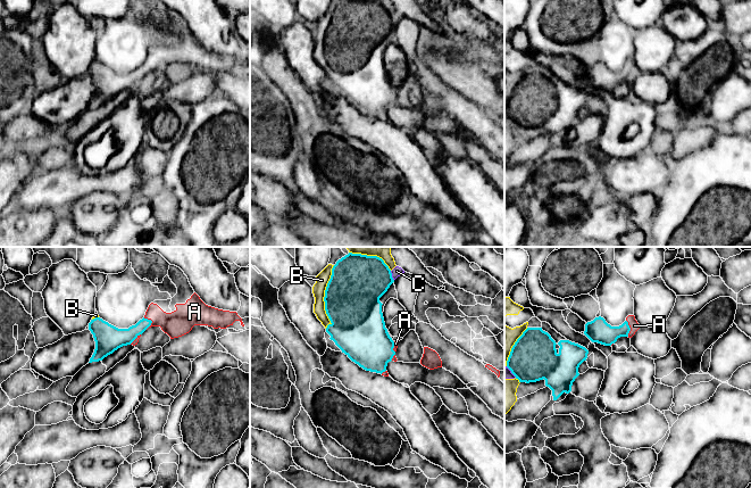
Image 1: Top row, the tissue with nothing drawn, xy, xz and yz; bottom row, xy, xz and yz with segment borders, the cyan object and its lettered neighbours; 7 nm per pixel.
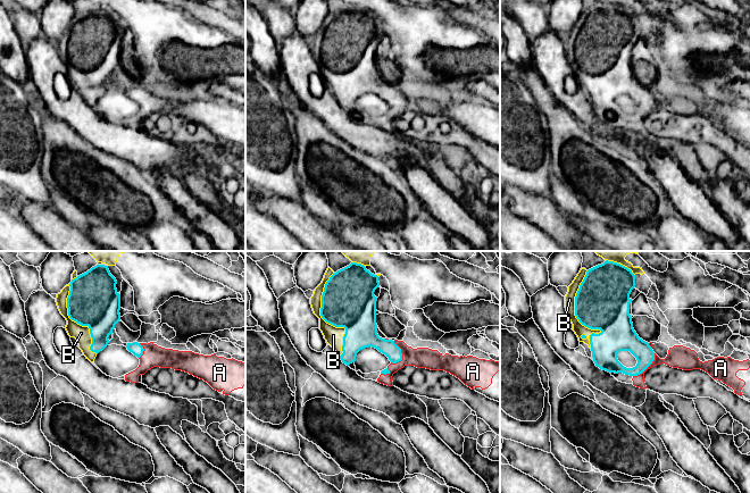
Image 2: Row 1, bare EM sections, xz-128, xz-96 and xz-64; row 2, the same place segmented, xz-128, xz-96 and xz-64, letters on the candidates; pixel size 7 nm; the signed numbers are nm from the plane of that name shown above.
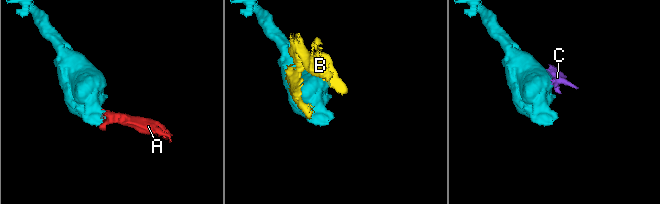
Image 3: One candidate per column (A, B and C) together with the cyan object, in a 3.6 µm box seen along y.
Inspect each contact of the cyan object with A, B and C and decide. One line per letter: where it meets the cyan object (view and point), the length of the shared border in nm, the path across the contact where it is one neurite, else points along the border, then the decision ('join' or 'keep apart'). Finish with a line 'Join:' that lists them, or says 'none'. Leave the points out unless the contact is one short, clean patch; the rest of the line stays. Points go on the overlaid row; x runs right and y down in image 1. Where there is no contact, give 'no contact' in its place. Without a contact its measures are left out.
A: meets cyan in xy at (151, 321); contact 90 nm long; runs through xy (121, 337), (131, 336), (151, 321), (180, 322); join
B: meets cyan in xz at (324, 297); contact 460 nm long; keep apart
C: meets cyan in xz at (391, 275); contact 80 nm long; border along xz (390, 271), (393, 280); keep apart
Join: A

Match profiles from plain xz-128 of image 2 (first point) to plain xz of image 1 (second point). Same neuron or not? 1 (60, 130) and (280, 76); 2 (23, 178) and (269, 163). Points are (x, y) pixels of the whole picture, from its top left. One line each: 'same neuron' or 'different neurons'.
1: same neuron
2: same neuron

